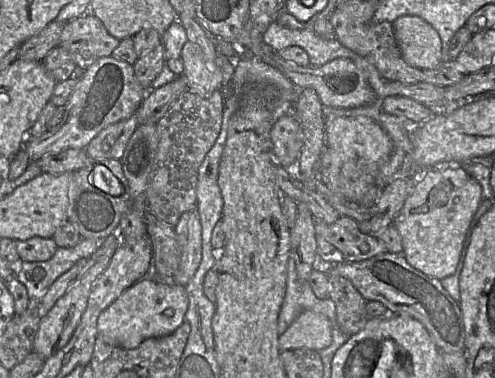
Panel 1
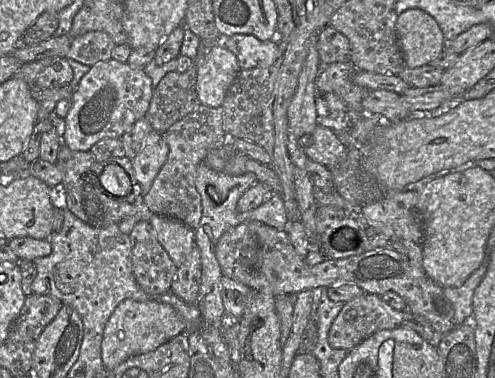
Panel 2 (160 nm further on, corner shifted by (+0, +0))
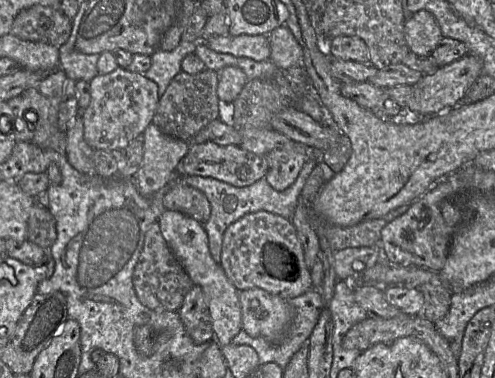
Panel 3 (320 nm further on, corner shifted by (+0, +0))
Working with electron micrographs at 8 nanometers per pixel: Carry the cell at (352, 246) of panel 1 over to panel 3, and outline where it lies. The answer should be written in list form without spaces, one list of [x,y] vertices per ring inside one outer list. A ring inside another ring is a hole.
[[[205,142],[189,147],[186,155],[178,162],[175,173],[178,176],[211,177],[235,187],[247,187],[265,177],[267,169],[264,156],[250,153],[239,146],[220,146],[213,142]]]

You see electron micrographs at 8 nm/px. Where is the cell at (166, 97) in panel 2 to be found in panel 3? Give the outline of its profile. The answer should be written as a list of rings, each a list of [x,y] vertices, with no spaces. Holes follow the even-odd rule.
[[[207,67],[195,74],[180,71],[159,98],[151,123],[167,136],[179,140],[192,139],[200,129],[219,118],[217,84],[217,72]]]

